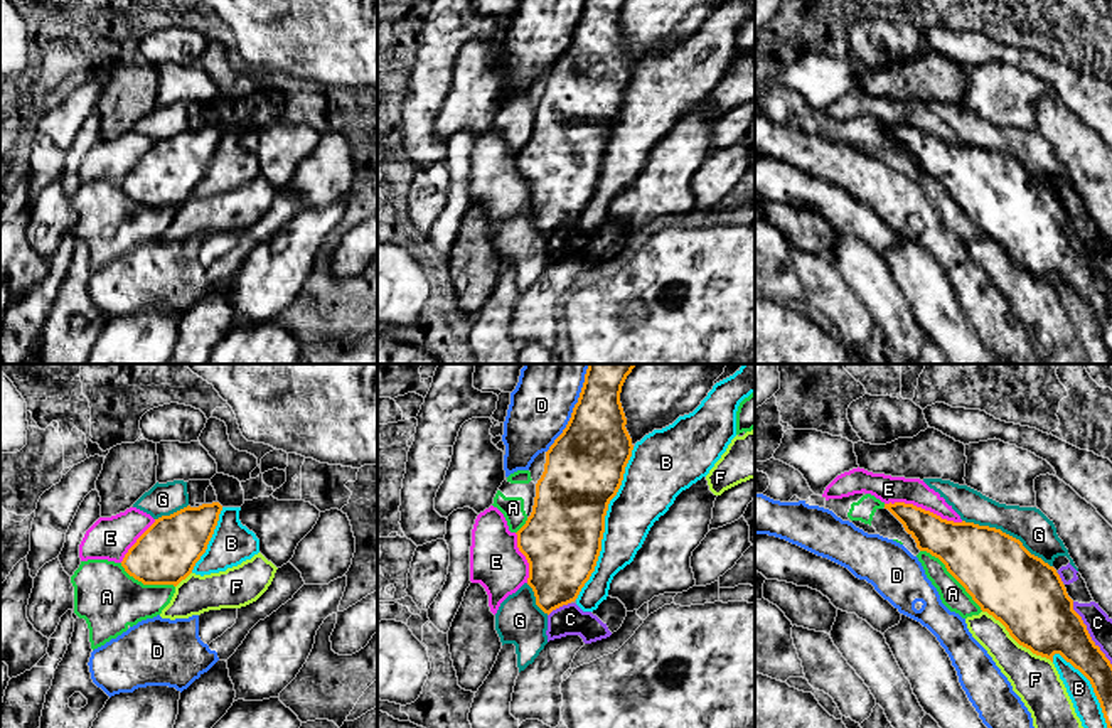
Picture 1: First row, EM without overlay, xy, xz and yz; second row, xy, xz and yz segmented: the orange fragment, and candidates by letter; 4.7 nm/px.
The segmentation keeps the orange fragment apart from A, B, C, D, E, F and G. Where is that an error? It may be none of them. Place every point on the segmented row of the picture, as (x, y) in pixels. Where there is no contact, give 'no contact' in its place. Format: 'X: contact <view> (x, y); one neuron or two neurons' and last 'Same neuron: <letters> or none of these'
A: contact yz (952, 575); two neurons
B: contact xz (604, 523); two neurons
C: contact yz (1089, 634); two neurons
D: contact xz (573, 408); two neurons
E: contact yz (924, 509); two neurons
F: contact yz (1016, 641); two neurons
G: contact yz (1008, 535); two neurons
Same neuron: none of these

